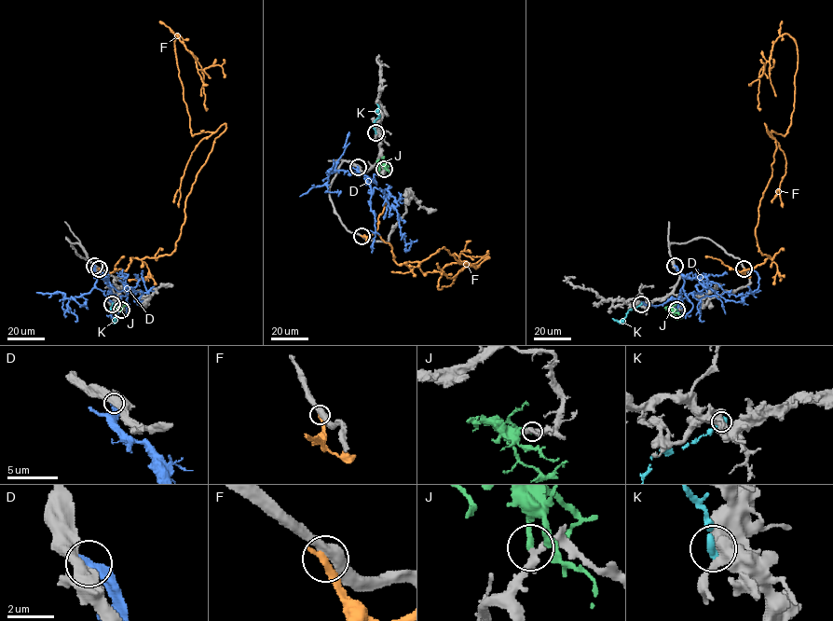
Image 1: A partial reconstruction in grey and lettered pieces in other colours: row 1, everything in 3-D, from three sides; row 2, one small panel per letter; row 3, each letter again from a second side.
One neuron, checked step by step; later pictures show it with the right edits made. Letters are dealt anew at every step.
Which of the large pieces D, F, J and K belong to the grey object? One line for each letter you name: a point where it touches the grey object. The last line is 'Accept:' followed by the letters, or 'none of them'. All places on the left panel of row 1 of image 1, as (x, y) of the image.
J: contact (121, 310)
Accept: J

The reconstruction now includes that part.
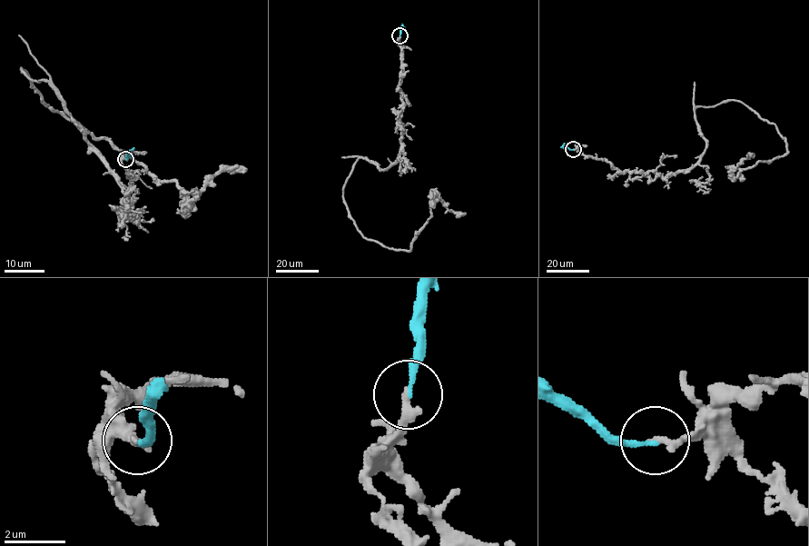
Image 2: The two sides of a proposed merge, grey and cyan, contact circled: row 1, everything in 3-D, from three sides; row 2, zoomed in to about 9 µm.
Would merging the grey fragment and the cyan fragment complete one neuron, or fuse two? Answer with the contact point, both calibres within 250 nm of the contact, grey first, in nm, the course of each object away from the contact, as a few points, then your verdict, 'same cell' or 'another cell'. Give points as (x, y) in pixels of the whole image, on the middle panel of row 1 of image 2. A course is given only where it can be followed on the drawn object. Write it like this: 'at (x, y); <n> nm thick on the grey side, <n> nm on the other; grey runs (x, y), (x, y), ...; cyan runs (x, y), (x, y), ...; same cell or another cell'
at (399, 35); 280 nm thick on the grey side, 160 nm on the other; grey runs (399, 35), (400, 153), (386, 169), (359, 157), (343, 202), (396, 249), (433, 194), (466, 213); cyan runs (399, 35), (402, 24); same cell

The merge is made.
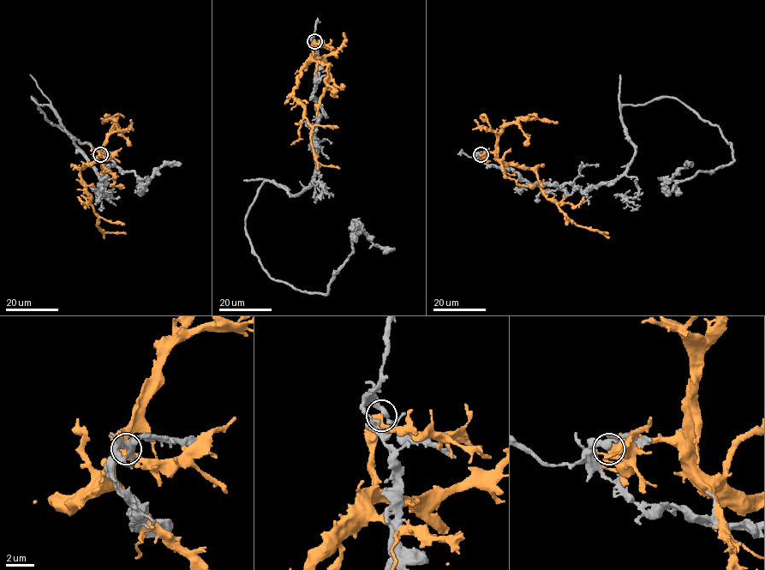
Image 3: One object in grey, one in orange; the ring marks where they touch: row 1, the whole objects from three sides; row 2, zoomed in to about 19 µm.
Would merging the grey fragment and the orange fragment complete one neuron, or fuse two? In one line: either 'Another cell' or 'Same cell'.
Another cell

